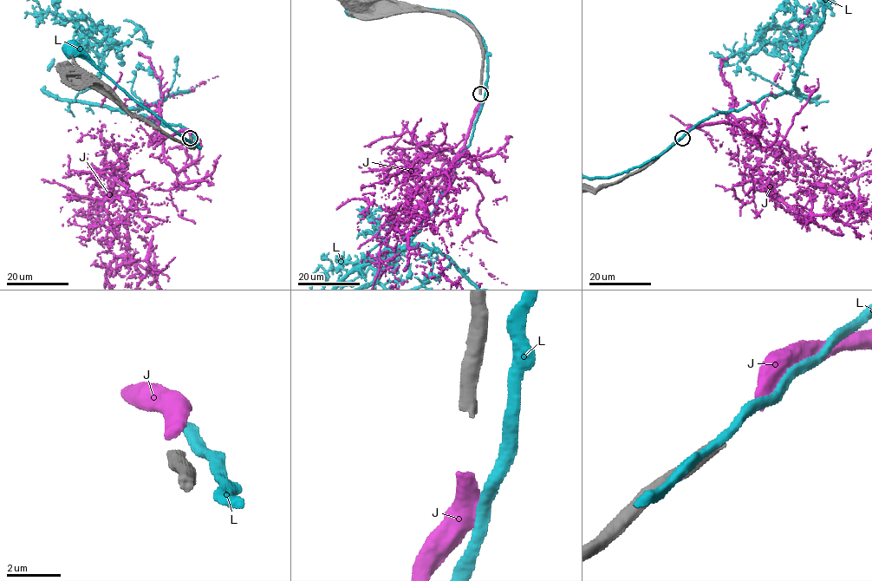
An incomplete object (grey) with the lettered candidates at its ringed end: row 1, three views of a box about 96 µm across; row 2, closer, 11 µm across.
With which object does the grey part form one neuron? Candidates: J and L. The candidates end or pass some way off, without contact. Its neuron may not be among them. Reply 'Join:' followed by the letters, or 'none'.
Join: J

